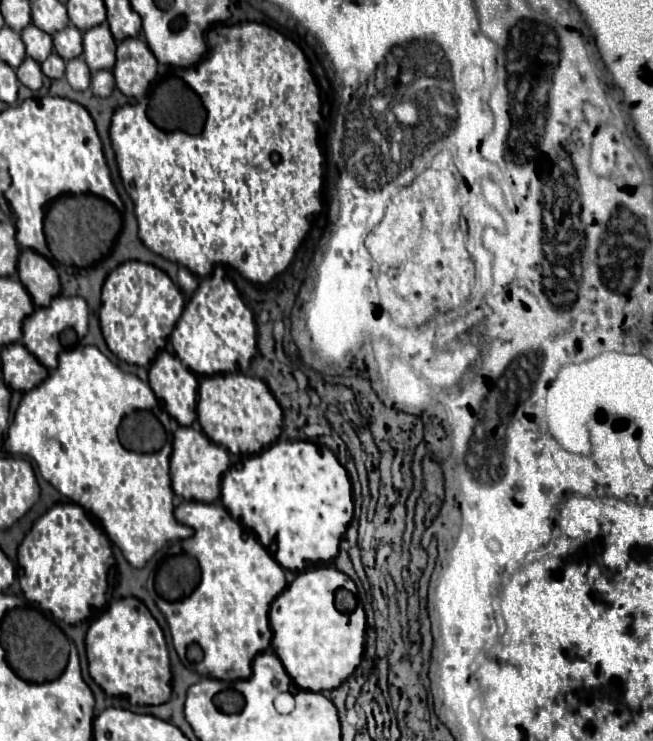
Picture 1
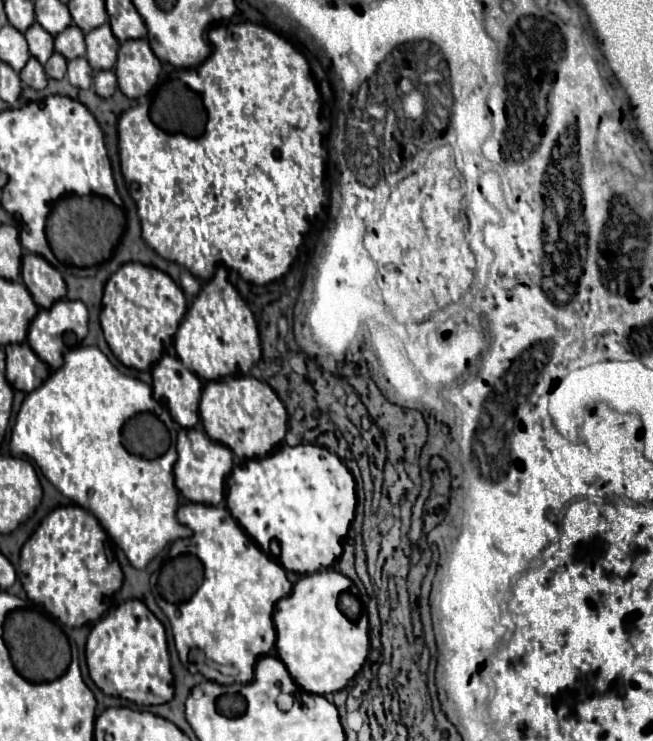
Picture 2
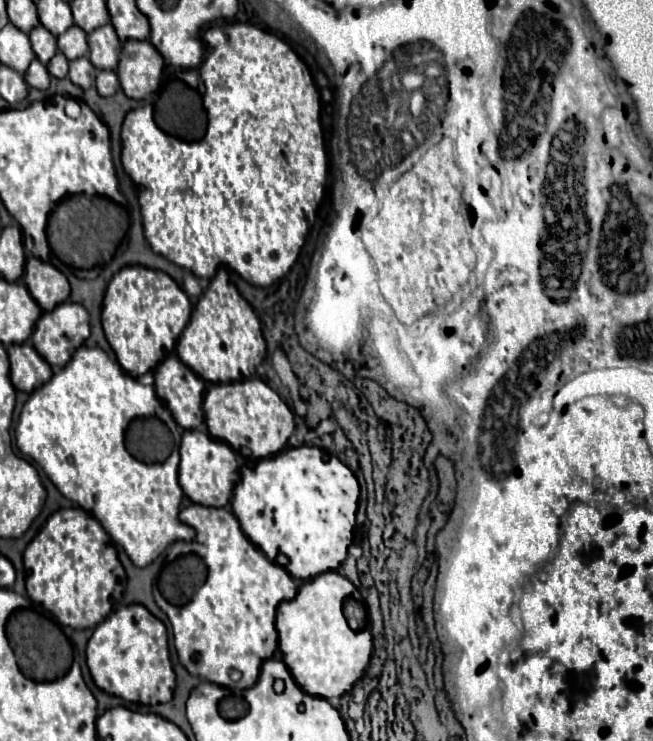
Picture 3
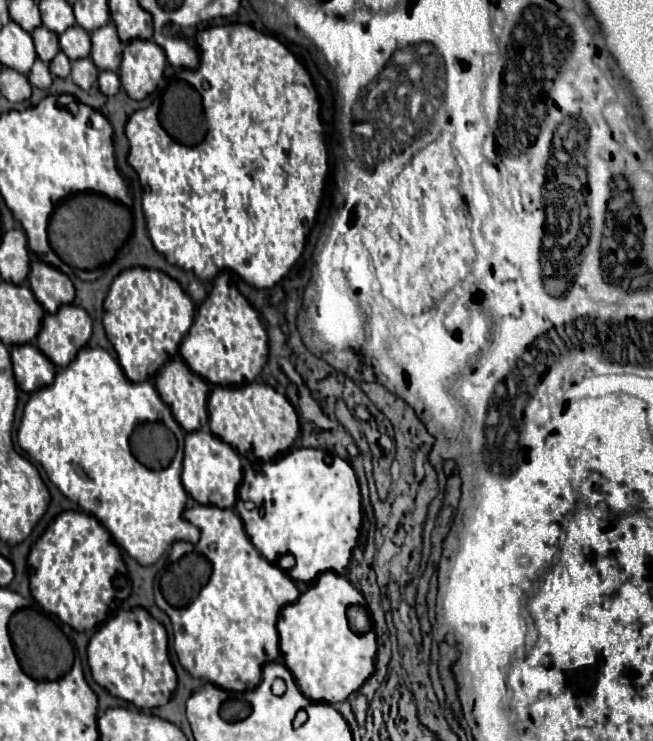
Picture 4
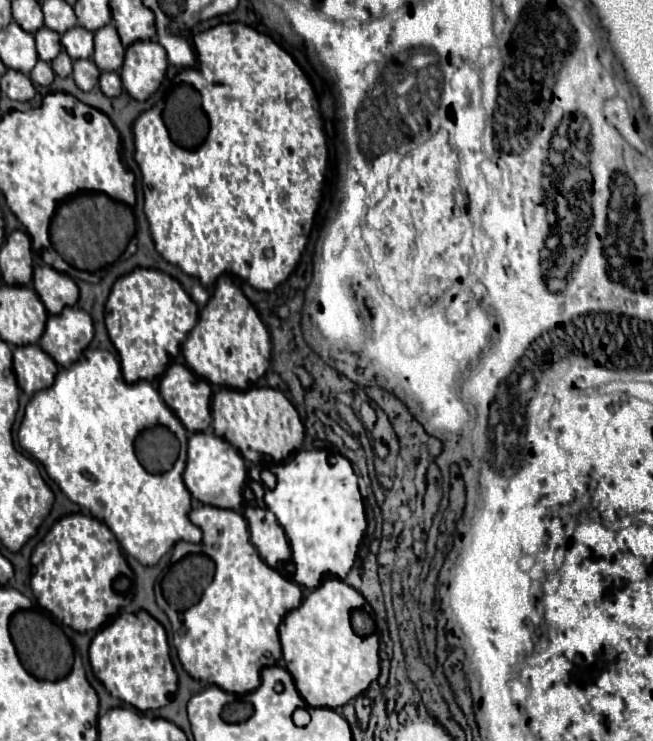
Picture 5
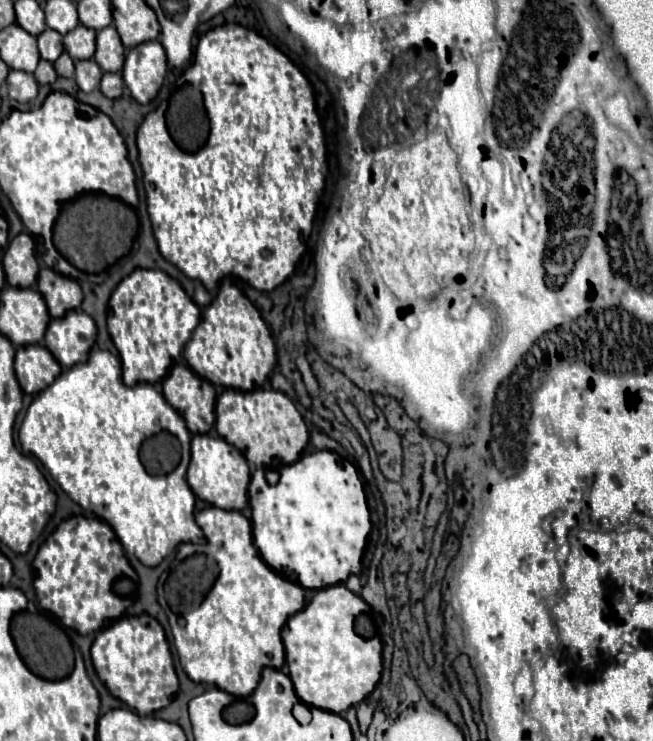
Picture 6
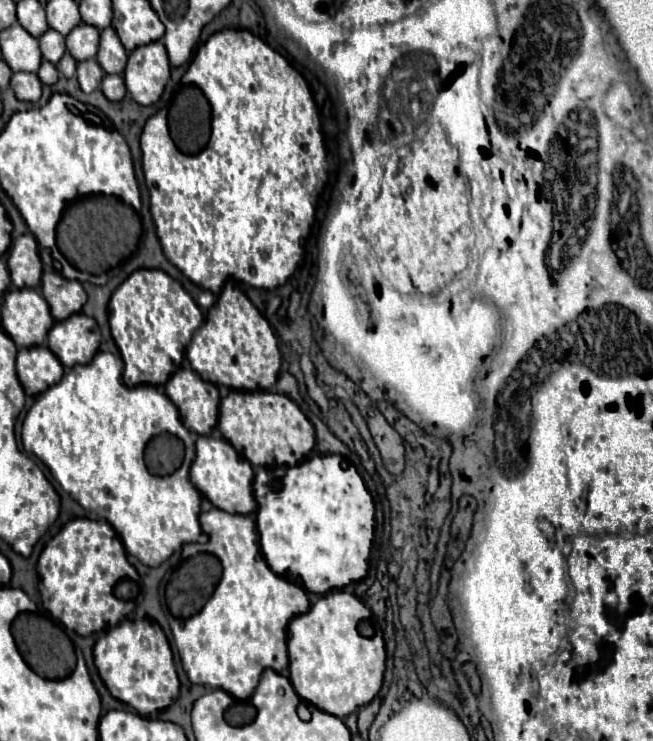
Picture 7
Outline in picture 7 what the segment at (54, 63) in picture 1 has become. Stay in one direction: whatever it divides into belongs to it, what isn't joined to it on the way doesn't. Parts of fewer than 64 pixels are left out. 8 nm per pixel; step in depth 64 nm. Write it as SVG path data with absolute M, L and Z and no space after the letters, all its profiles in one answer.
M66 52L66 54L62 56L62 60L56 64L56 68L58 68L58 72L64 74L66 78L72 78L72 76L76 74L76 60Z

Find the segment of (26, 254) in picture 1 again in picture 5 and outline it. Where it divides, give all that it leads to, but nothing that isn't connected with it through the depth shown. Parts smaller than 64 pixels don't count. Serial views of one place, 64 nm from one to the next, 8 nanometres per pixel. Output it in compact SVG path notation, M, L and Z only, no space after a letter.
M50 266L34 268L32 286L48 314L58 314L62 312L62 308L74 306L78 302L78 286L74 284L74 280Z

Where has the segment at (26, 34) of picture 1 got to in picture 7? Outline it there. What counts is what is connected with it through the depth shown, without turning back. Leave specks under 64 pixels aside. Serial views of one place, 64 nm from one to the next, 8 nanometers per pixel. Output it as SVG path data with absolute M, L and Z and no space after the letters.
M50 28L50 30L46 30L46 32L38 38L38 42L40 42L42 56L44 56L46 60L50 60L52 64L56 64L56 62L64 56L64 52L66 52L64 36L62 36L62 34L58 34L58 32L54 32L52 28Z

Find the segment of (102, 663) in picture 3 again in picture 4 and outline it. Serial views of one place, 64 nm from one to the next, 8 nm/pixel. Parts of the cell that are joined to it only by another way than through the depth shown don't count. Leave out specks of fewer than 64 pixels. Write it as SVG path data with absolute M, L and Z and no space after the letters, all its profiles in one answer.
M144 608L120 610L110 616L90 638L88 666L92 656L92 676L112 696L132 702L138 708L166 704L176 690L176 672L168 658L168 636L164 626Z

